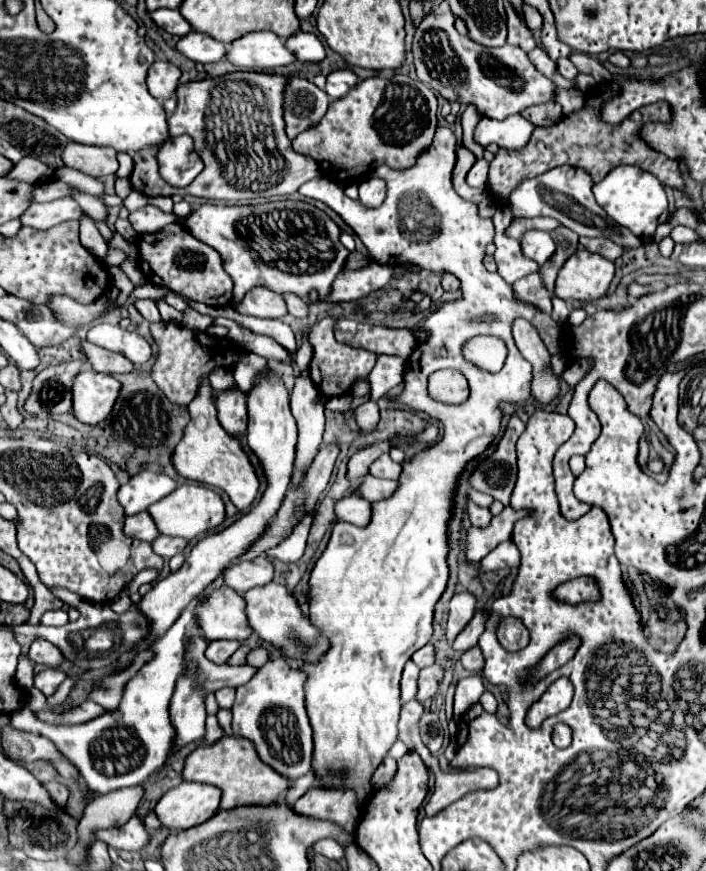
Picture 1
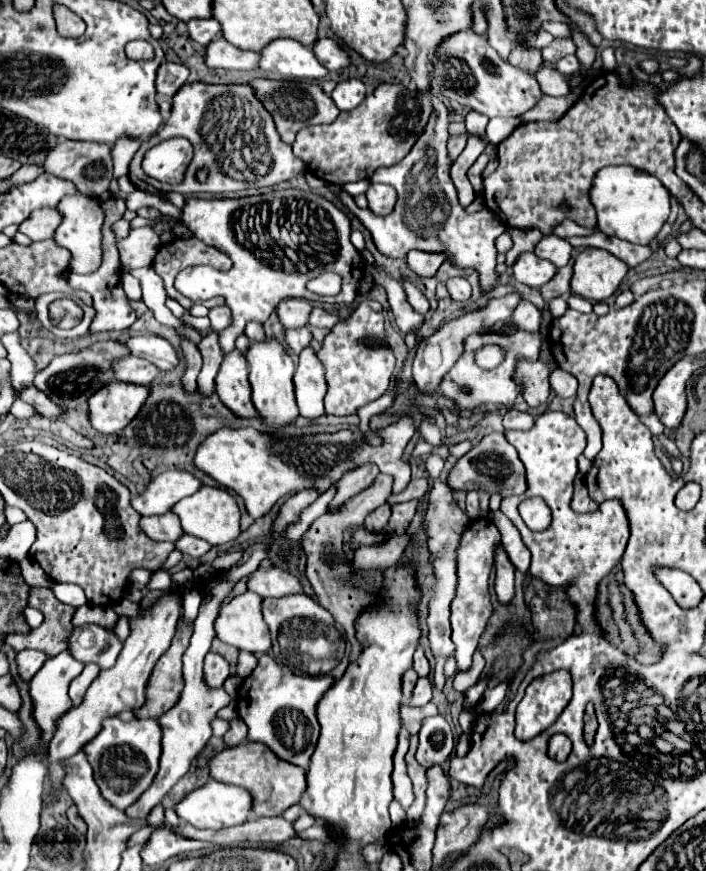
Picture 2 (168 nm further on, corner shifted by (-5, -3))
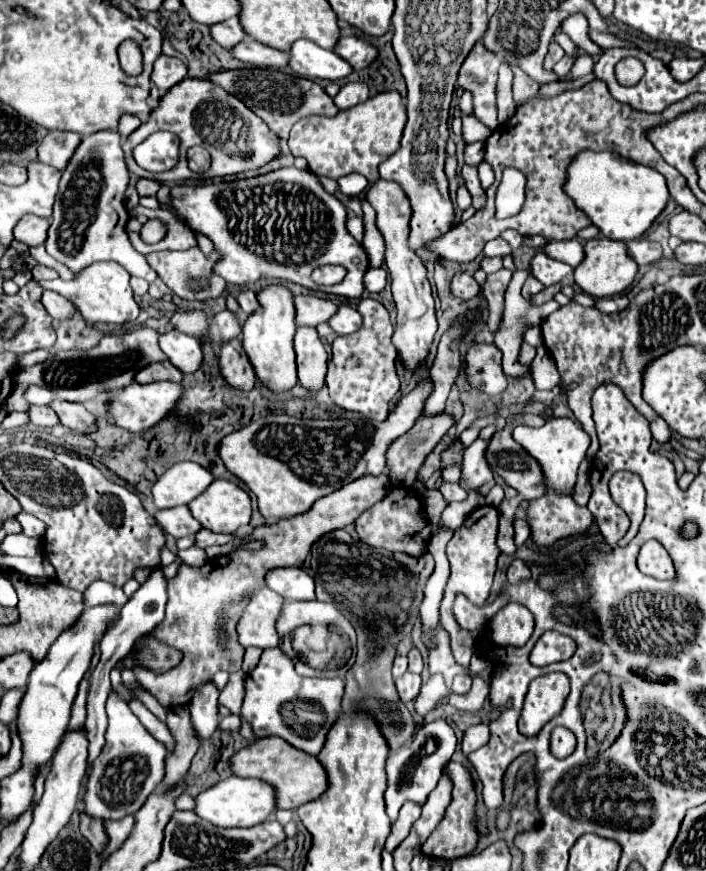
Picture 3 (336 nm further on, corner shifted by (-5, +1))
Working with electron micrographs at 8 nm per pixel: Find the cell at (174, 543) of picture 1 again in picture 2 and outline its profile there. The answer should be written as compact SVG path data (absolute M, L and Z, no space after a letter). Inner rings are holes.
M184 534L184 536L176 542L176 548L182 550L182 554L186 554L186 556L200 558L202 554L206 554L206 552L212 548L212 544L208 544L208 542L202 540L202 538L196 538L196 536Z

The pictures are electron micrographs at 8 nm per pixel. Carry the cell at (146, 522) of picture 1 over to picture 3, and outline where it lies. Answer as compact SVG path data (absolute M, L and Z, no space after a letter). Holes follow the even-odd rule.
M180 506L180 508L166 508L166 510L156 510L154 514L156 522L160 524L160 528L174 536L176 540L182 536L194 536L202 526L198 520L192 518L188 506Z

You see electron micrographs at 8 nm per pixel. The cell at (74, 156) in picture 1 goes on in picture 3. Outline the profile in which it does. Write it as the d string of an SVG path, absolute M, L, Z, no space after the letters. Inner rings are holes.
M48 132L48 136L38 146L38 158L44 164L58 168L60 172L68 166L72 152L80 146L82 136L76 132Z

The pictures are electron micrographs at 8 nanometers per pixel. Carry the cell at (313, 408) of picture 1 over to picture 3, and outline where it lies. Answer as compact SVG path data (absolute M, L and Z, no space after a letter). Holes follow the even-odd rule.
M298 326L294 336L296 362L298 362L298 380L308 392L318 392L324 388L326 378L326 360L328 354L318 338L316 328Z

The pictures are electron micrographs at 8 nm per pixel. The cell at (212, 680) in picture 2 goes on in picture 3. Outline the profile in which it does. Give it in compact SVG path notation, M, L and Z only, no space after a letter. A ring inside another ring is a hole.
M211 680L203 683L190 702L192 724L196 728L198 738L210 738L218 728L218 697L220 692Z

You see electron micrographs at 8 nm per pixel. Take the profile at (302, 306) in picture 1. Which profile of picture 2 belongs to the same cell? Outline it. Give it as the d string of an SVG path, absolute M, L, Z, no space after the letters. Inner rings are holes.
M316 306L316 308L312 310L312 316L310 316L308 326L314 326L314 328L328 328L328 330L332 330L340 320L342 320L340 314L336 314L336 312L328 312L328 310L324 310L322 306Z

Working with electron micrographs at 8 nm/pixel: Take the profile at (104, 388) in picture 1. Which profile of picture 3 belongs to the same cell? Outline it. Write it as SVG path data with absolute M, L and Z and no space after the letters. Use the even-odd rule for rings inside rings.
M132 382L128 384L128 388L122 388L122 394L116 394L106 402L106 410L118 428L130 432L144 432L174 408L176 400L180 398L180 392L182 392L180 384L174 382L152 382L152 384Z

